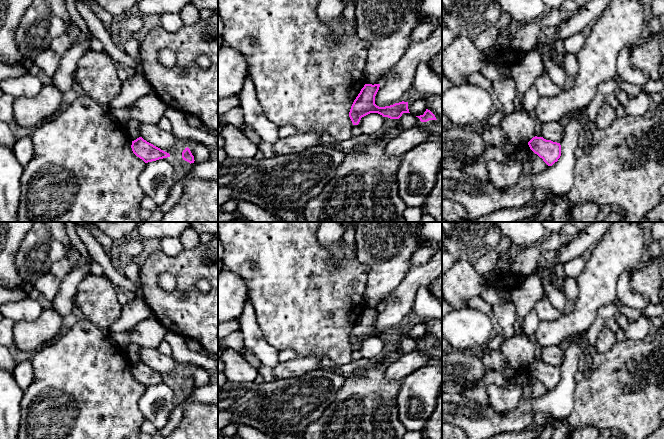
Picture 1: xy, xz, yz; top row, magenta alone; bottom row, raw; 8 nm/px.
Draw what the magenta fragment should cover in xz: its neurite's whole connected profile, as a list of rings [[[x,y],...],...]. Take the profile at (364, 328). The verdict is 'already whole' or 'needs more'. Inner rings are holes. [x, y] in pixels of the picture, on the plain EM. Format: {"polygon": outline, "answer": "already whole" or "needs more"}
{"polygon": [[[365,308],[361,313],[349,336],[353,349],[358,349],[361,342],[370,337],[378,337],[390,343],[399,343],[403,337],[410,337],[408,326],[404,325],[385,331],[377,330],[375,328],[375,320],[379,311],[380,308]]], "answer": "already whole"}

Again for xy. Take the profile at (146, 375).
{"polygon": [[[142,361],[132,365],[133,377],[145,387],[170,381],[170,378],[147,366]]], "answer": "already whole"}

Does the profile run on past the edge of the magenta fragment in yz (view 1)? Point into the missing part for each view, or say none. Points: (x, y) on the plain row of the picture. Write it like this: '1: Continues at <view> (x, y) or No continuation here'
1: No continuation here

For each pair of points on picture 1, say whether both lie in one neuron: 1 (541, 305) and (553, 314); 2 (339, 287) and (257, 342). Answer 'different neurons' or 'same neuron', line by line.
1: same neuron
2: different neurons

